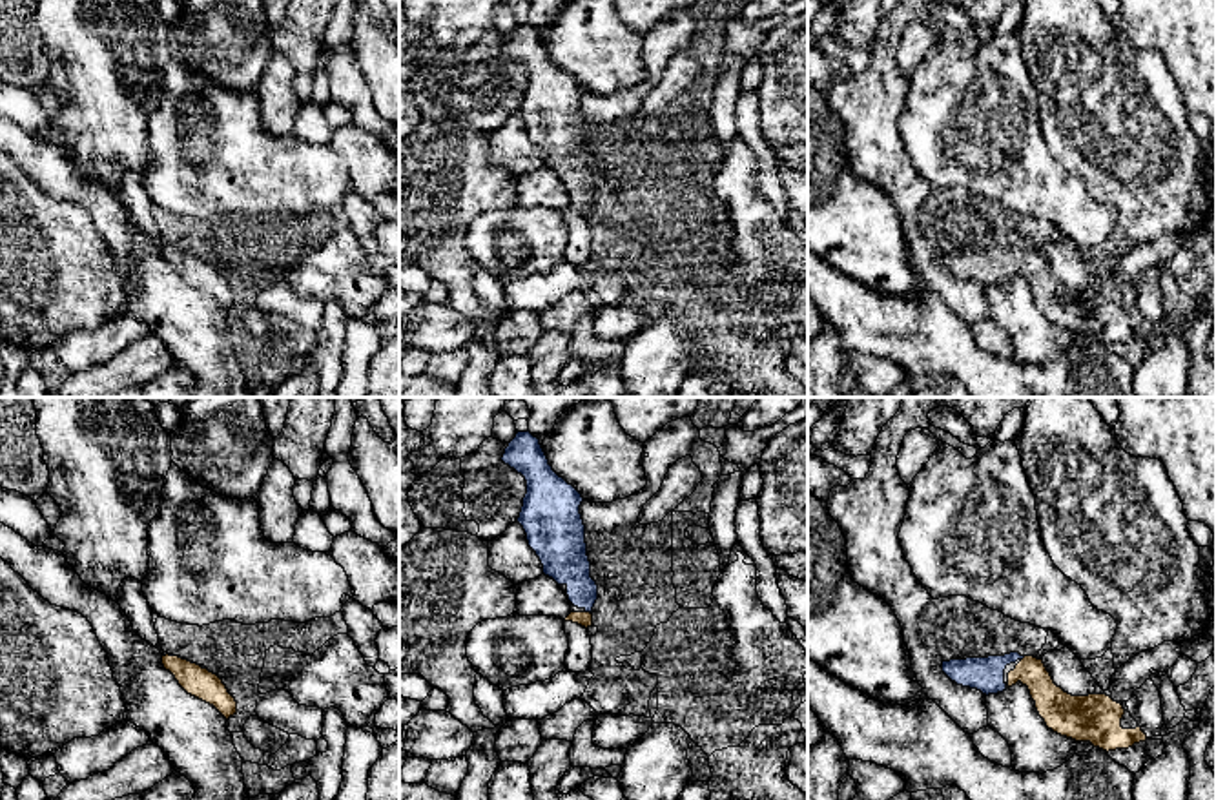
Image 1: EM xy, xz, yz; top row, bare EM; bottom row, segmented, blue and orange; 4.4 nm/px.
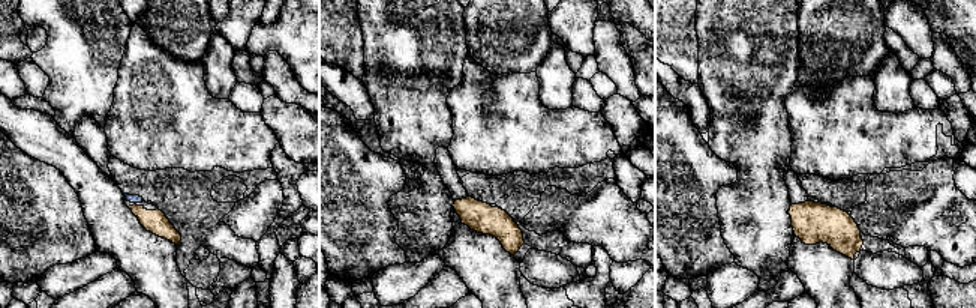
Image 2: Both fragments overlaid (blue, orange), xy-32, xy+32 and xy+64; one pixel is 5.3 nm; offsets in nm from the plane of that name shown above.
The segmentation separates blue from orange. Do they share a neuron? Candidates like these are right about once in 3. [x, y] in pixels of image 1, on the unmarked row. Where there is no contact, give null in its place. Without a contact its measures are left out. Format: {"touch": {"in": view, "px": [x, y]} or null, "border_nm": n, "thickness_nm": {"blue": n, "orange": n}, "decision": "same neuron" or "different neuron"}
{"touch": {"in": "xz", "px": [587, 203]}, "border_nm": 30, "thickness_nm": {"blue": 200, "orange": 60}, "decision": "same neuron"}

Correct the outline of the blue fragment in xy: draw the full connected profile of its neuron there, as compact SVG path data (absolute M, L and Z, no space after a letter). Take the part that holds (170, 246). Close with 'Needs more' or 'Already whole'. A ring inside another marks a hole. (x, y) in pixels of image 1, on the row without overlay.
M173 246L162 248L162 257L188 286L213 297L226 312L237 306L237 293L217 266Z. Needs more

